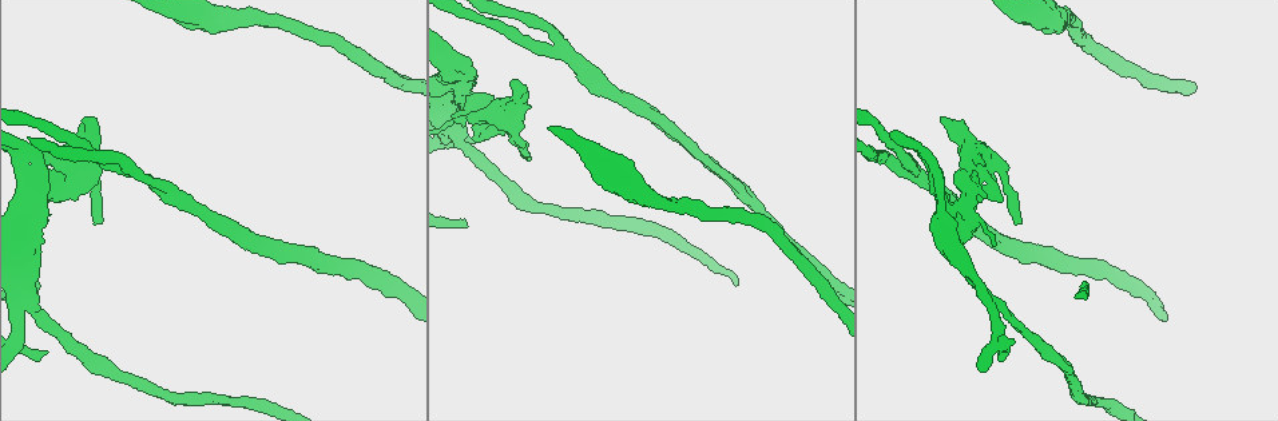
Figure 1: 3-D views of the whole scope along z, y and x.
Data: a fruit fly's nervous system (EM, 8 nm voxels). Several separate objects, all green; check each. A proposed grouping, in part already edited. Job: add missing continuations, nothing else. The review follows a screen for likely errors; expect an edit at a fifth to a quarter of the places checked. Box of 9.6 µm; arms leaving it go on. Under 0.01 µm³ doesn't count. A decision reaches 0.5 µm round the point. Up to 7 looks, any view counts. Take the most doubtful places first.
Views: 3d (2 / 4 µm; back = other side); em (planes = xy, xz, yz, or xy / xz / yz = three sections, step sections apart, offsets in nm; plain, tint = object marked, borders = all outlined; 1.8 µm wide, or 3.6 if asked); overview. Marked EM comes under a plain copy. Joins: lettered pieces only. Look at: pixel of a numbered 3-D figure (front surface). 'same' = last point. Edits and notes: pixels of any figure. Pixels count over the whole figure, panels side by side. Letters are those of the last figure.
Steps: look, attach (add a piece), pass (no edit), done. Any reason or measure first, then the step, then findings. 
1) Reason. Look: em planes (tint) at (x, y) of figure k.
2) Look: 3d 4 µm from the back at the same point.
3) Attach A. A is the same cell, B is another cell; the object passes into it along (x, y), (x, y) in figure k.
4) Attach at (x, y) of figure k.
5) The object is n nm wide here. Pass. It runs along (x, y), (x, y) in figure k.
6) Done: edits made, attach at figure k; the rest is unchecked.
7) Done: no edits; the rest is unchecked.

Two arms at a narrow angle. Look: 3d 4 µm from the back at (950, 211) of figure 1.

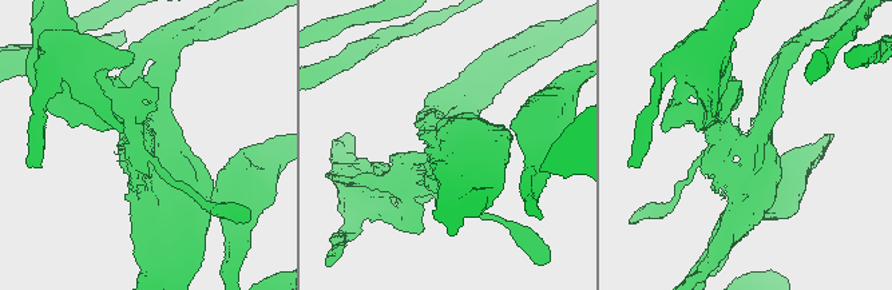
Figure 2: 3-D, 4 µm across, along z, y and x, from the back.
Look: em planes (borders) at (146, 144) of figure 2.

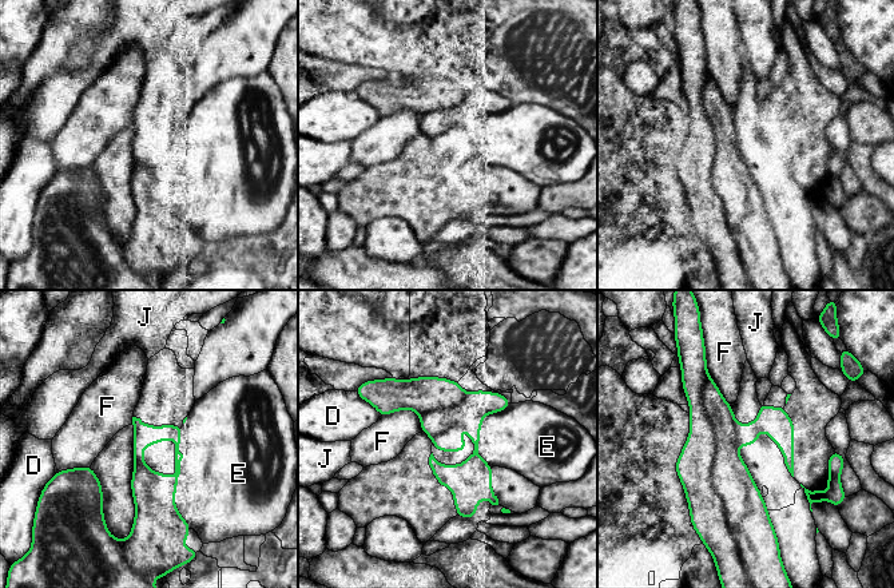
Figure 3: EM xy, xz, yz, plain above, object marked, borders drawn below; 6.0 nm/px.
Pass. D, E, F and J are other cells; a border runs along (380, 417), (412, 409), (422, 430) in figure 3; none of them fits.

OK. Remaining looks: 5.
Branch point. Look: 3d 4 µm at (546, 51) of figure 1.

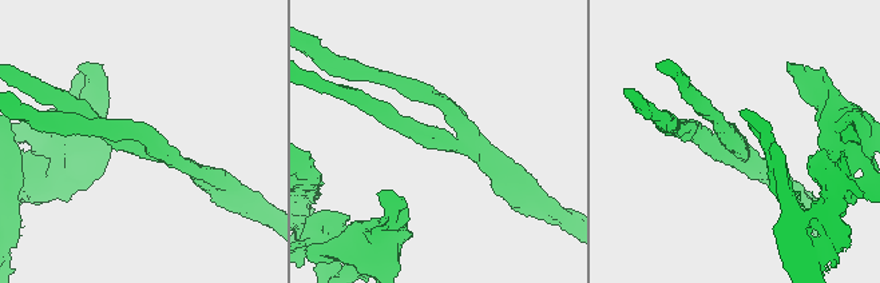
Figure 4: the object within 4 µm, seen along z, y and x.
3 arms meet here; the arms are 220, 220, 220 nm wide. Look: em xy step 8 (tint) at (143, 147) of figure 4.

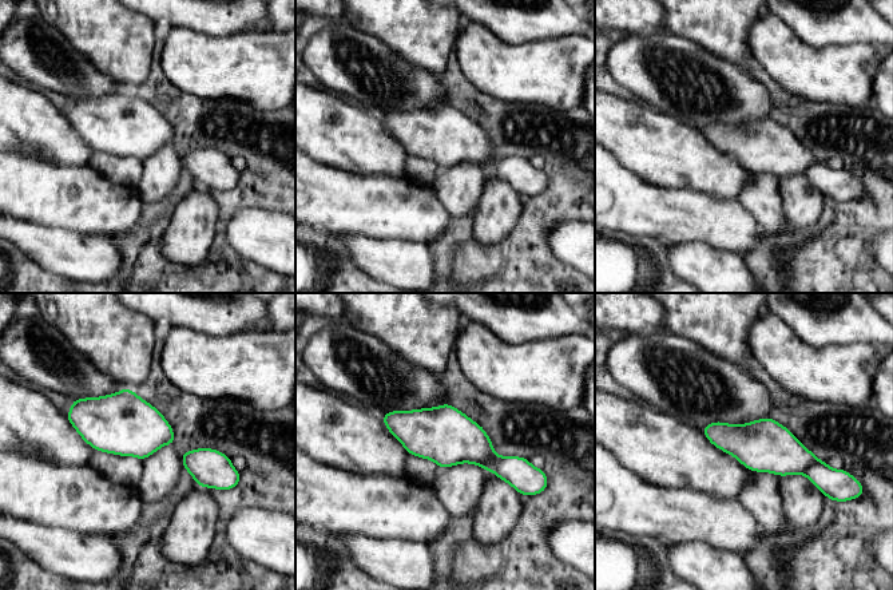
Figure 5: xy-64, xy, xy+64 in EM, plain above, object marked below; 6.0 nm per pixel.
What lies round it. Look: em xy step 8 (borders) at the same point.

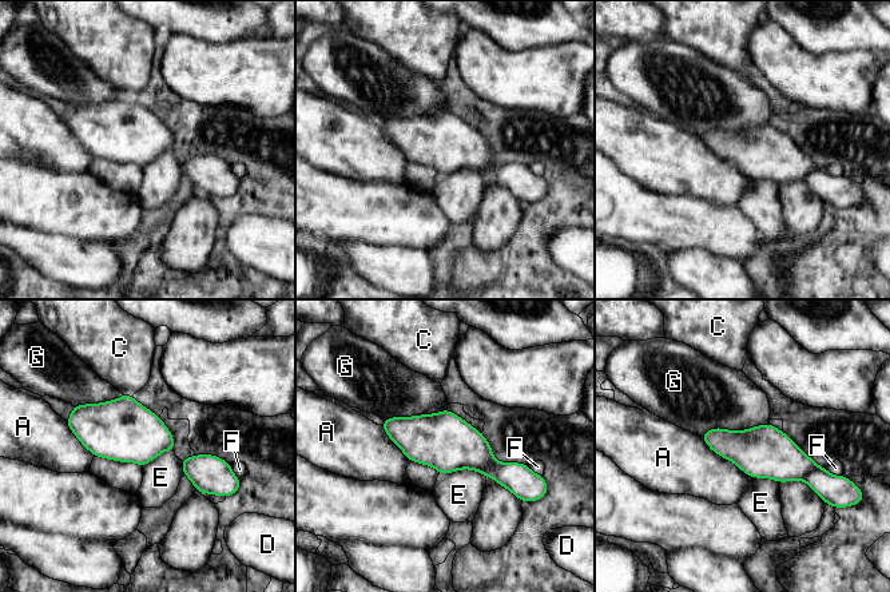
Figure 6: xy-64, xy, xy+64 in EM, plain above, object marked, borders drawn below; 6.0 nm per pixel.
Pass. A, C, D, E, F and G are other cells; no lettered piece goes on from it.

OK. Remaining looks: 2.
Branch stops here. Look: em xy step 4 (borders) at (44, 355) of figure 1.

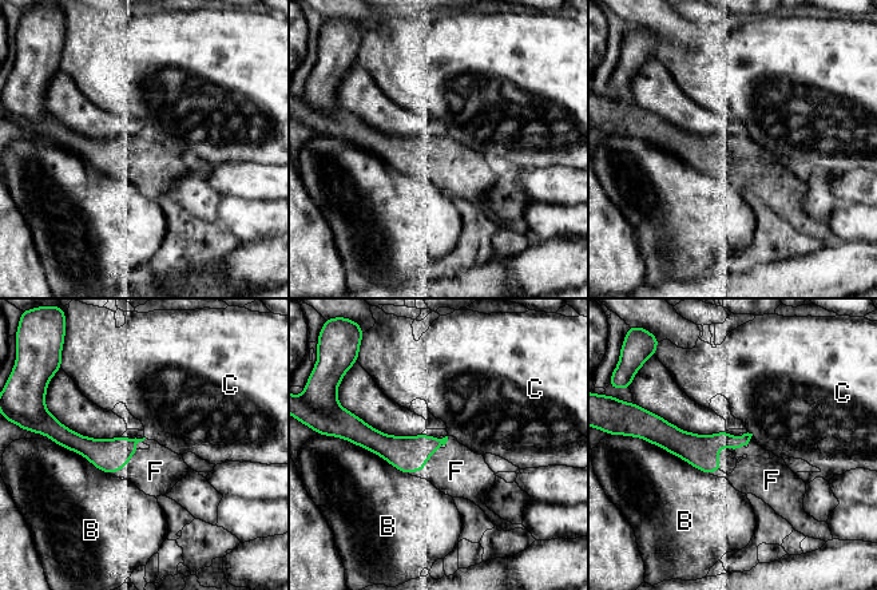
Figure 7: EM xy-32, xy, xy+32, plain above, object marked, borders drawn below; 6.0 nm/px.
Another direction. Look: em planes (borders) at the same point.

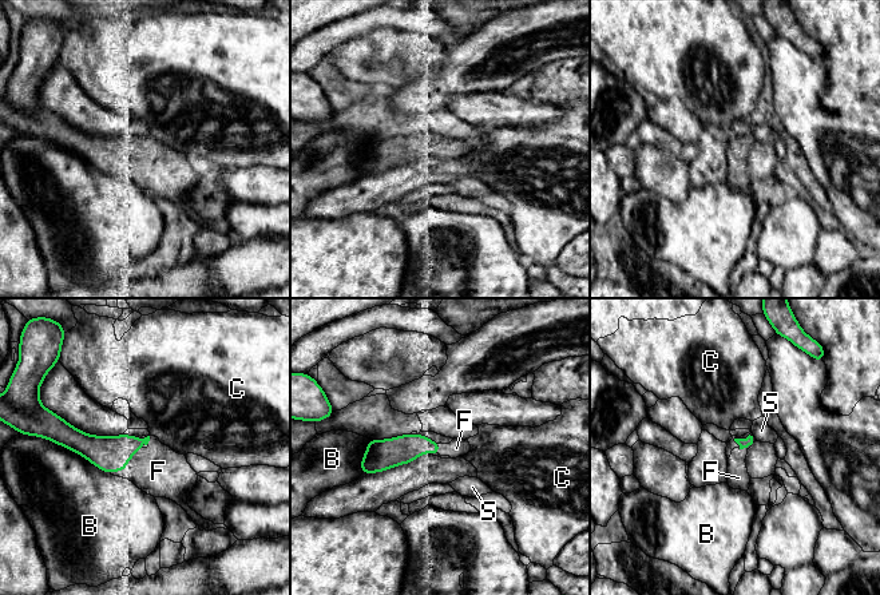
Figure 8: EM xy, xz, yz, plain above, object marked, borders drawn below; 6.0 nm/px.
Attach F. F is the same cell, B, C and S are other cells; it goes on there.

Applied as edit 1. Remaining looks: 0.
Done: edits made, attach at figure 8; the rest is unchecked.

